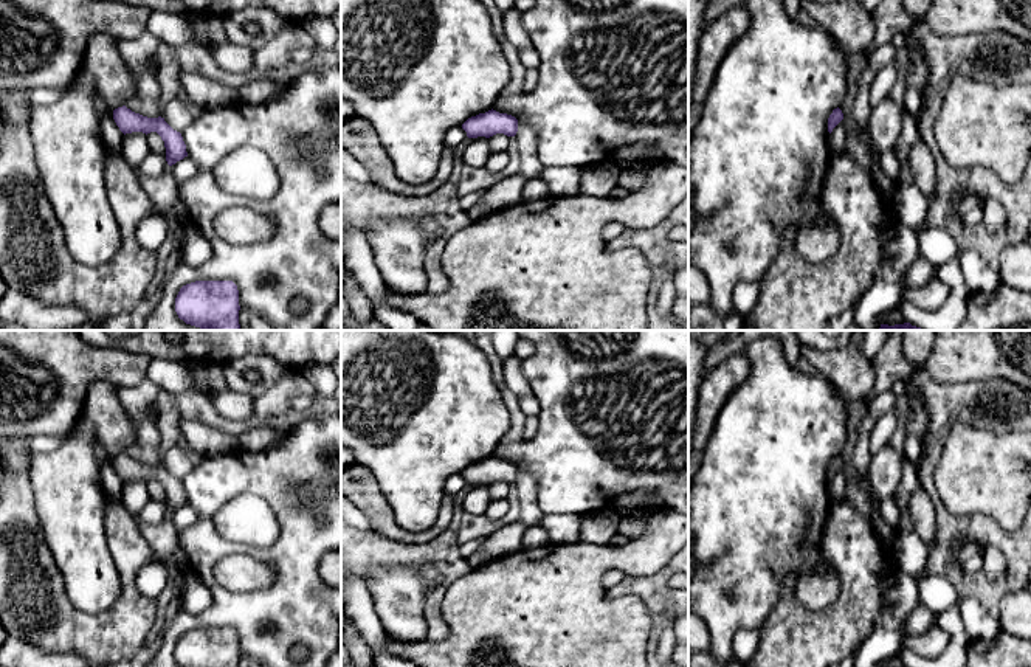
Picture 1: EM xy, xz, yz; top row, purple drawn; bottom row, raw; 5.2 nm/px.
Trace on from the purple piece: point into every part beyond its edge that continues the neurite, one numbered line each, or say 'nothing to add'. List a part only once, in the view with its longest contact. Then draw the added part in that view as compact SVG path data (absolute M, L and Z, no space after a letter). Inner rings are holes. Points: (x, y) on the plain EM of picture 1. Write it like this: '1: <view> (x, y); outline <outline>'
nothing to add

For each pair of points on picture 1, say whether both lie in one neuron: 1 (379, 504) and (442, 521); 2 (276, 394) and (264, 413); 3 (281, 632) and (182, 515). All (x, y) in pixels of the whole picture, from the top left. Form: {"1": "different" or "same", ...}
{"1": "same", "2": "same", "3": "different"}

